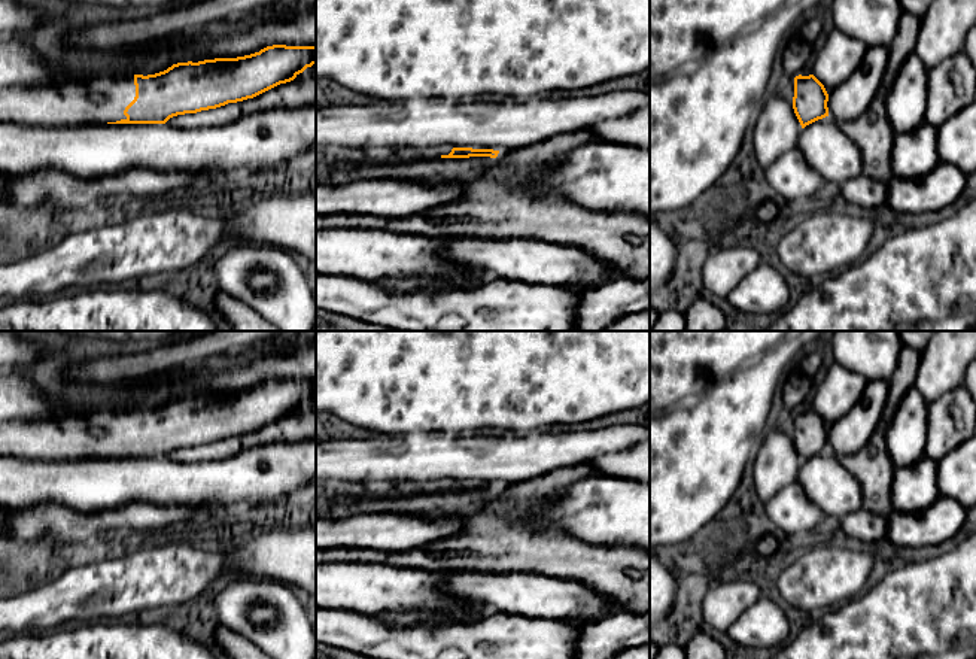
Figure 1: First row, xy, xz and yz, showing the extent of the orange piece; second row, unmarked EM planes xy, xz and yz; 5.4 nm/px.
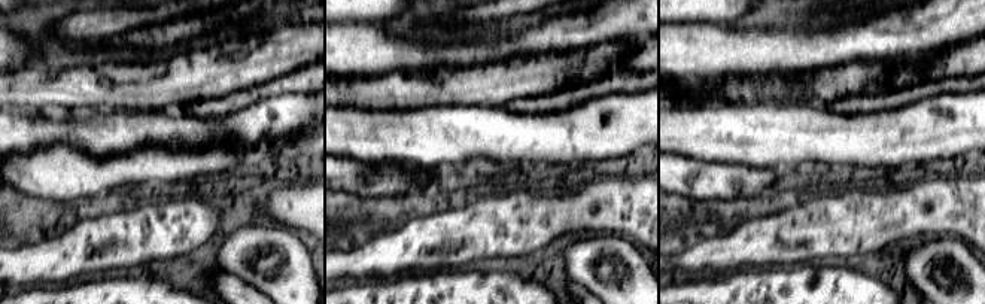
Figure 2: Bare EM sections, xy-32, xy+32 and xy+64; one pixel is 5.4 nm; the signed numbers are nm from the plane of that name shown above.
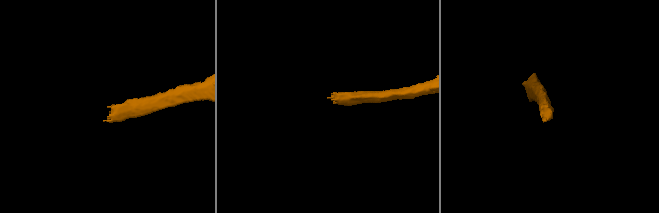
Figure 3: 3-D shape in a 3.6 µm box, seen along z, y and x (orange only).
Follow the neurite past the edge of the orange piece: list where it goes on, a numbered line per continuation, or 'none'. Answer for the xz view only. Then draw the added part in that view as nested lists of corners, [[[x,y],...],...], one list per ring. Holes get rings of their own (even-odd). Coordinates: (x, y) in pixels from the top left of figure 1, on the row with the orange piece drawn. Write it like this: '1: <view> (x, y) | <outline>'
1: xz (358, 154) | [[[435,146],[426,149],[335,149],[335,148],[319,148],[328,149],[335,154],[341,154],[353,163],[365,163],[365,164],[398,164],[398,163],[411,163],[420,158],[441,158],[443,155],[449,155],[453,146]]]

